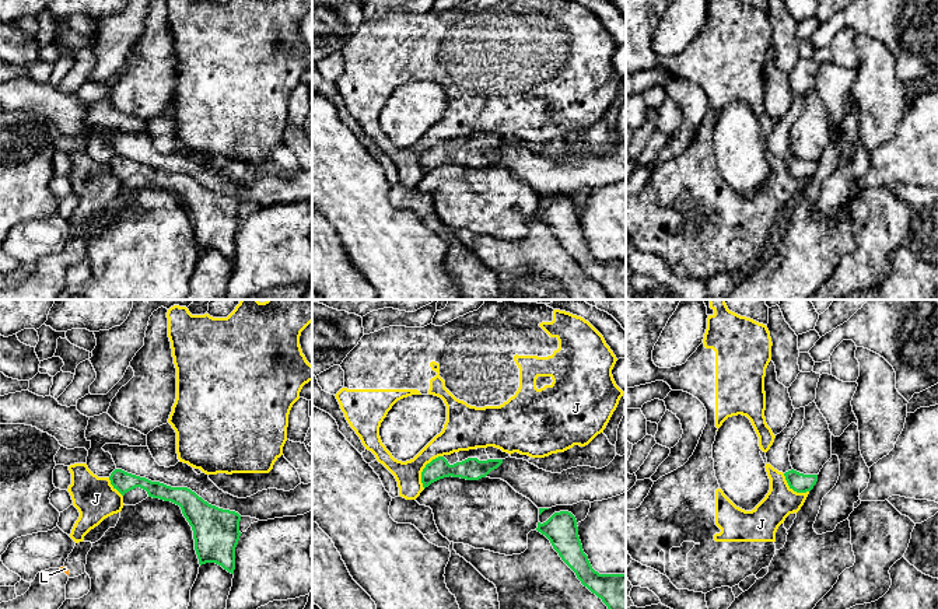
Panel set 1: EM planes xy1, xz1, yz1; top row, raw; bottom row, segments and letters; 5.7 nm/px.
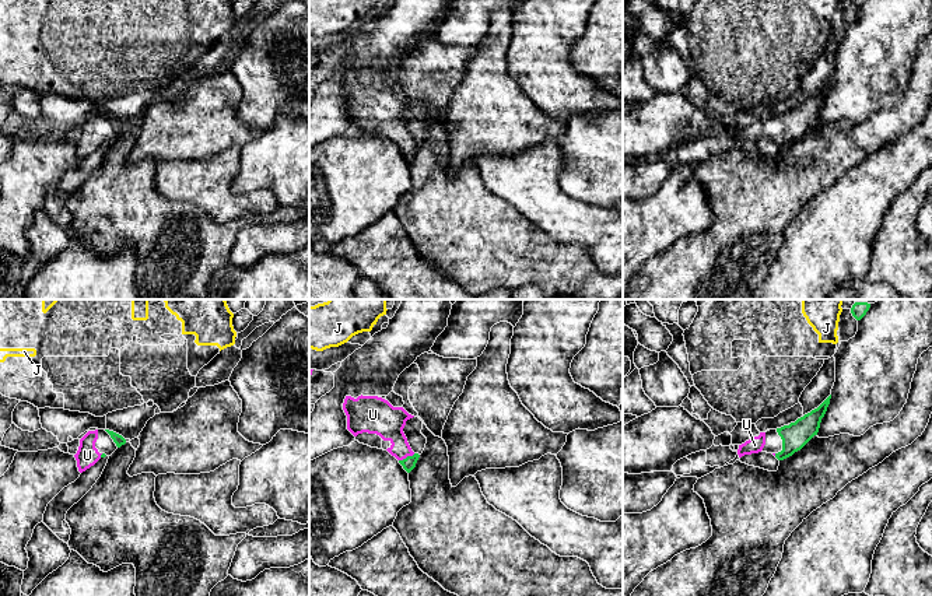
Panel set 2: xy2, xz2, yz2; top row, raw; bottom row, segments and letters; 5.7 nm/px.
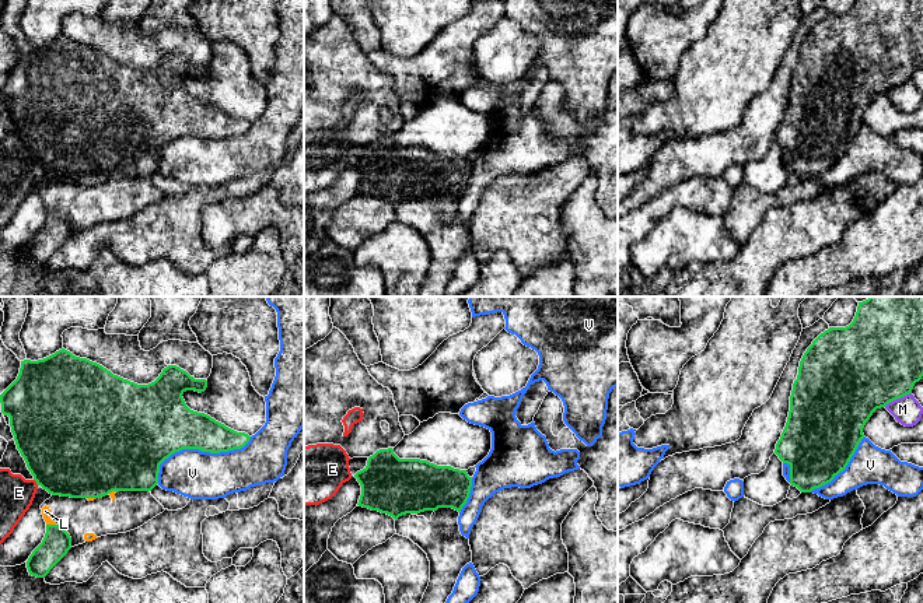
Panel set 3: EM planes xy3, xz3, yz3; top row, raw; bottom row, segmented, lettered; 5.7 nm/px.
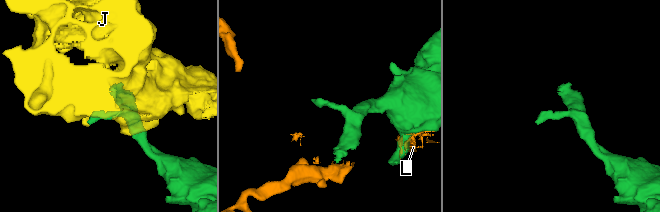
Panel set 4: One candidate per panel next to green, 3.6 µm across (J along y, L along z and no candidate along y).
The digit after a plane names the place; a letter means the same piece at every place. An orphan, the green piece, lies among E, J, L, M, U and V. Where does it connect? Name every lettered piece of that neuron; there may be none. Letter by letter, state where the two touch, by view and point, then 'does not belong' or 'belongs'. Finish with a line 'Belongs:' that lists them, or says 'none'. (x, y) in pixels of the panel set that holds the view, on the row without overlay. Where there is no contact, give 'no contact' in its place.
E: contact xy3 (35, 167); does not belong
J: contact xz1 (424, 154); does not belong
L: contact xy3 (51, 211); does not belong
M: contact yz3 (897, 84); does not belong
U: contact xz2 (406, 144); belongs
V: contact xy3 (196, 135); does not belong
Belongs: U

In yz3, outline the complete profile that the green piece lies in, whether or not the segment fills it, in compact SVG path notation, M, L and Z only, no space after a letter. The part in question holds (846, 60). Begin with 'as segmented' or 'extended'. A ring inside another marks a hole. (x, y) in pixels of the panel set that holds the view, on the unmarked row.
as segmented | M856 0L846 14L829 14L804 39L790 83L786 113L775 140L790 152L790 171L811 179L831 169L846 155L859 130L863 115L877 95L909 80L923 63L923 0Z

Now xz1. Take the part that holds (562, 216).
as segmented | M568 197L554 199L546 209L538 209L538 218L545 221L561 246L575 259L577 265L592 280L602 286L610 300L626 300L626 260L599 260L582 237L575 203Z

